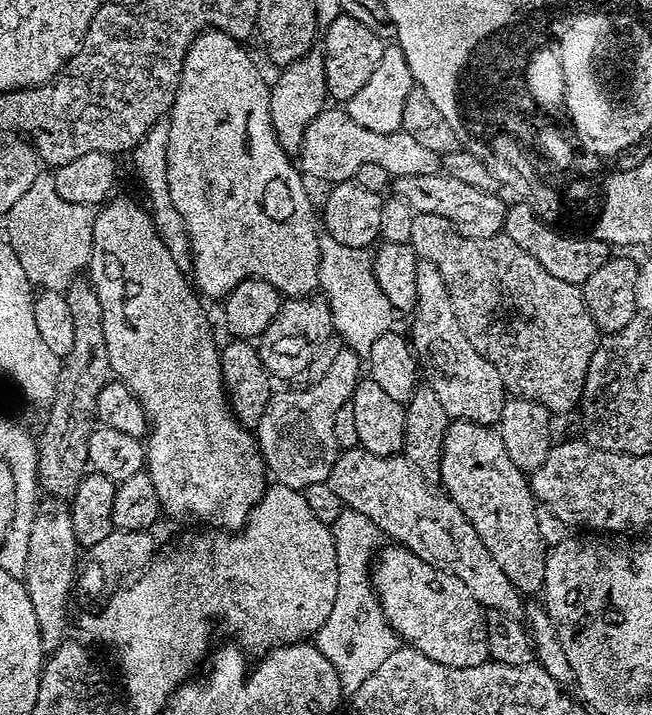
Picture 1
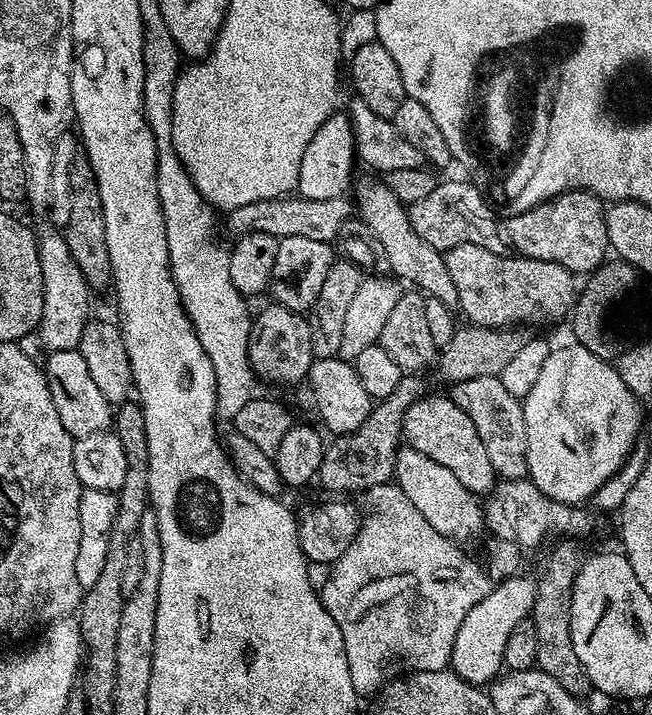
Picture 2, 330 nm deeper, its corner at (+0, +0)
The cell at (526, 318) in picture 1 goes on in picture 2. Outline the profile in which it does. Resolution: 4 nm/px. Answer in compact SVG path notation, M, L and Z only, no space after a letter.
M454 246L443 253L446 270L450 270L450 278L454 278L454 286L460 299L459 311L469 316L471 323L478 328L512 328L524 326L520 324L552 324L571 313L578 295L577 277L554 262L542 262L529 256L519 254L490 254L482 246Z

